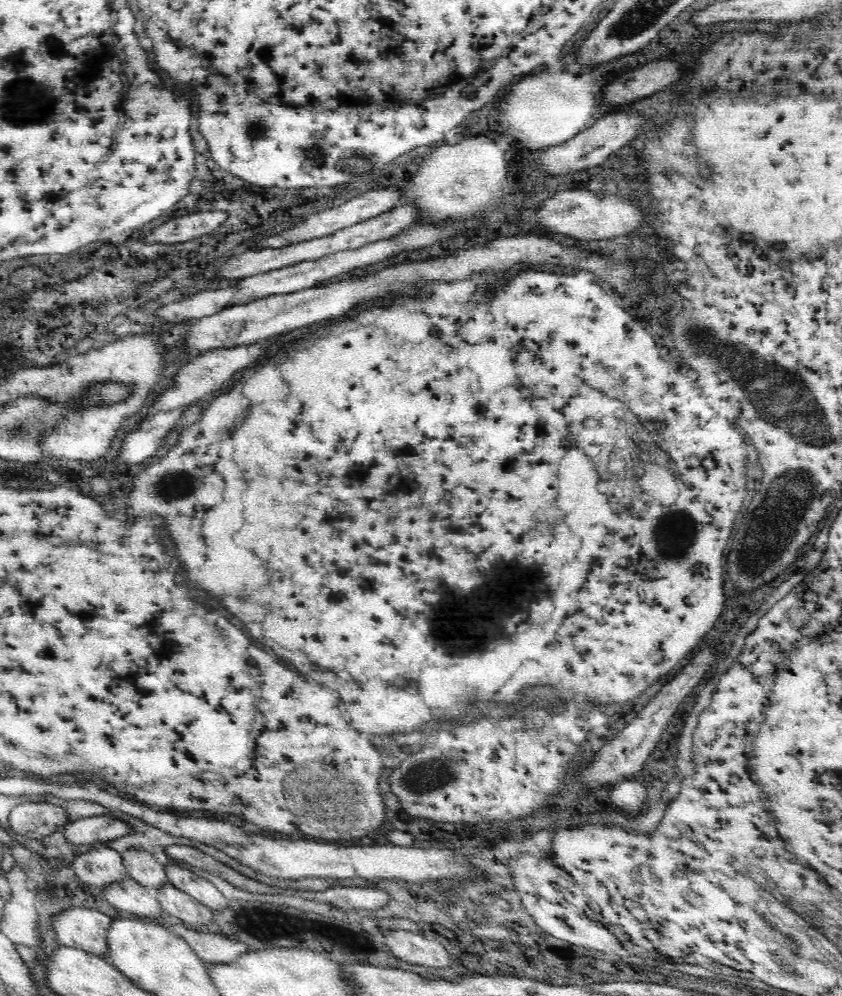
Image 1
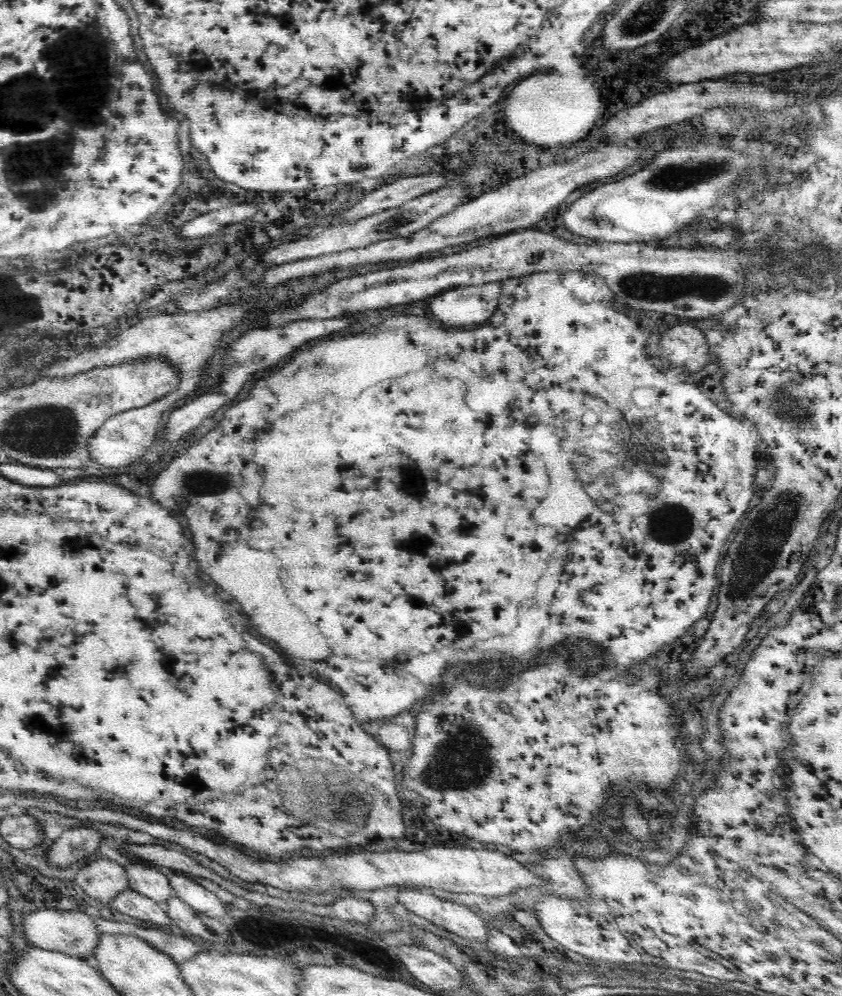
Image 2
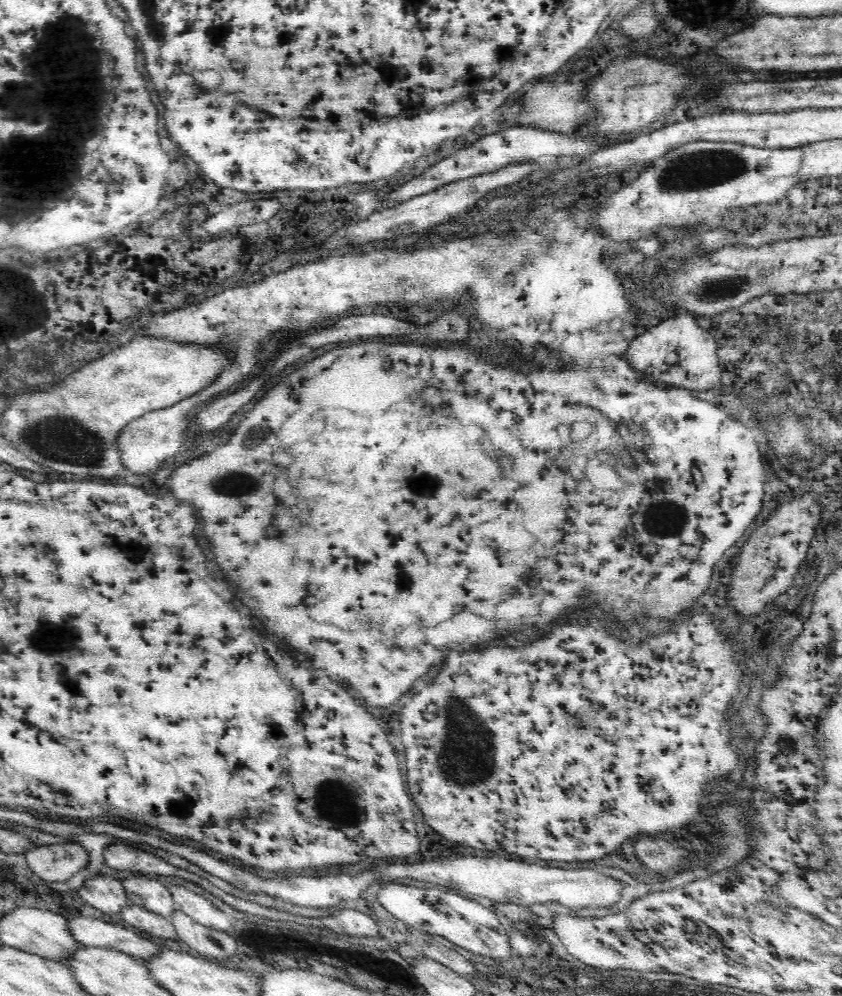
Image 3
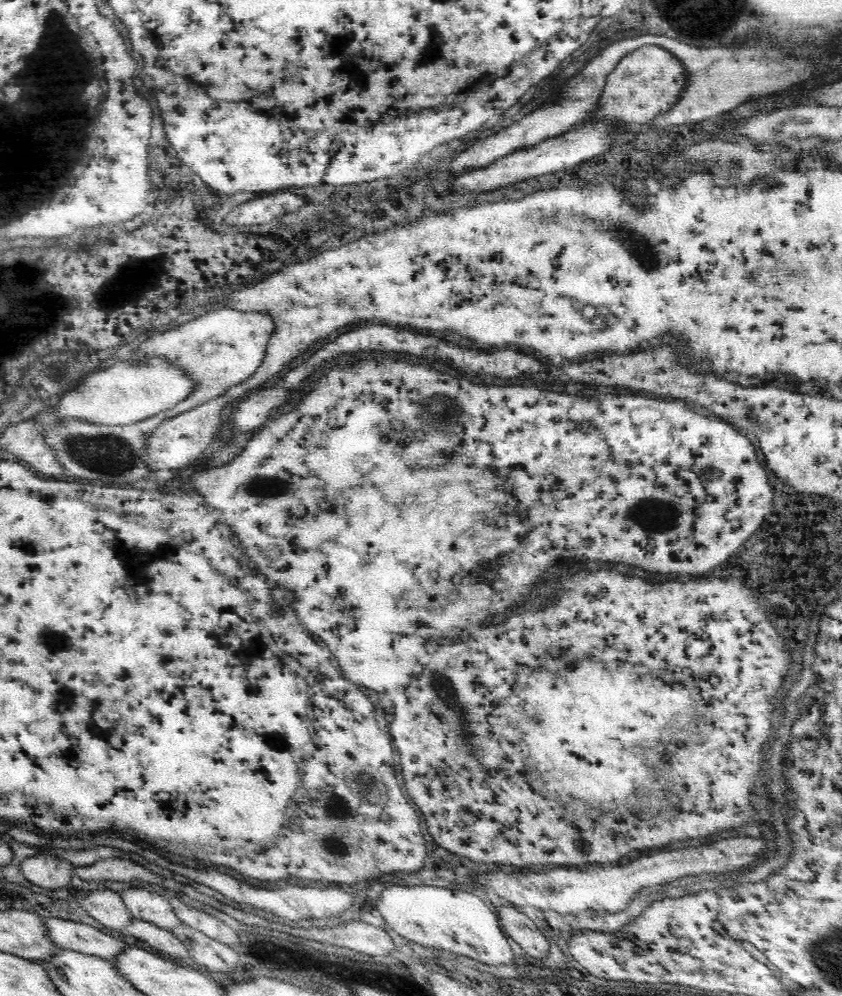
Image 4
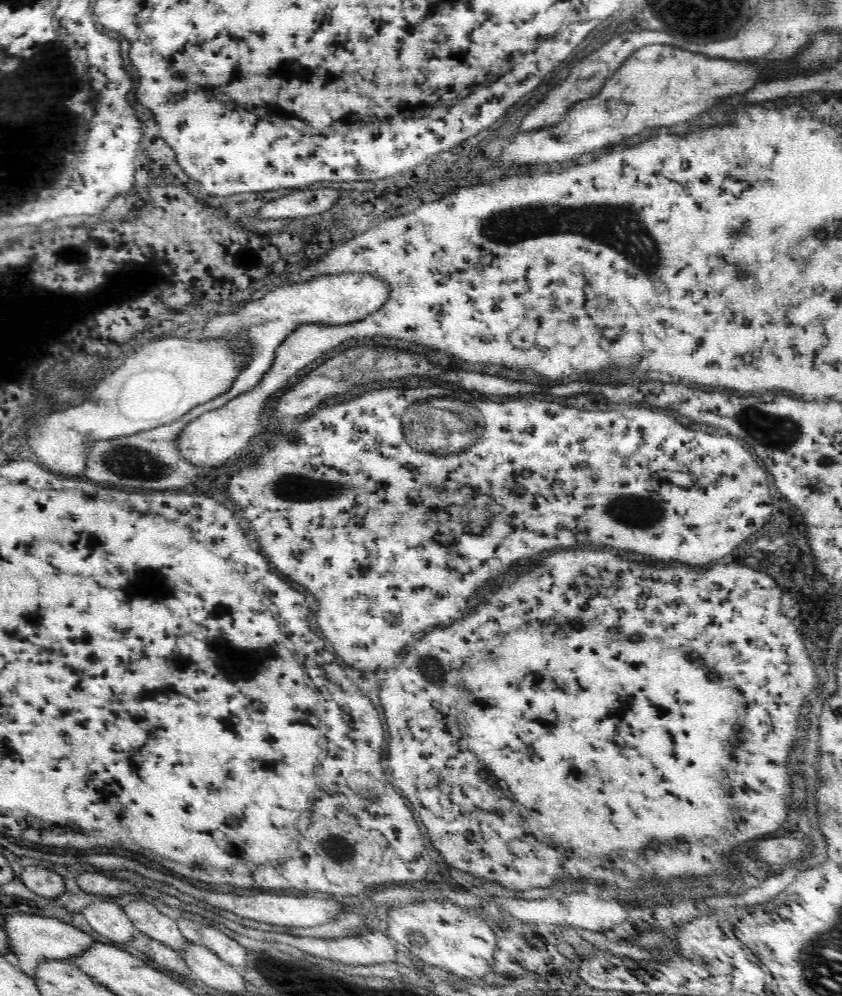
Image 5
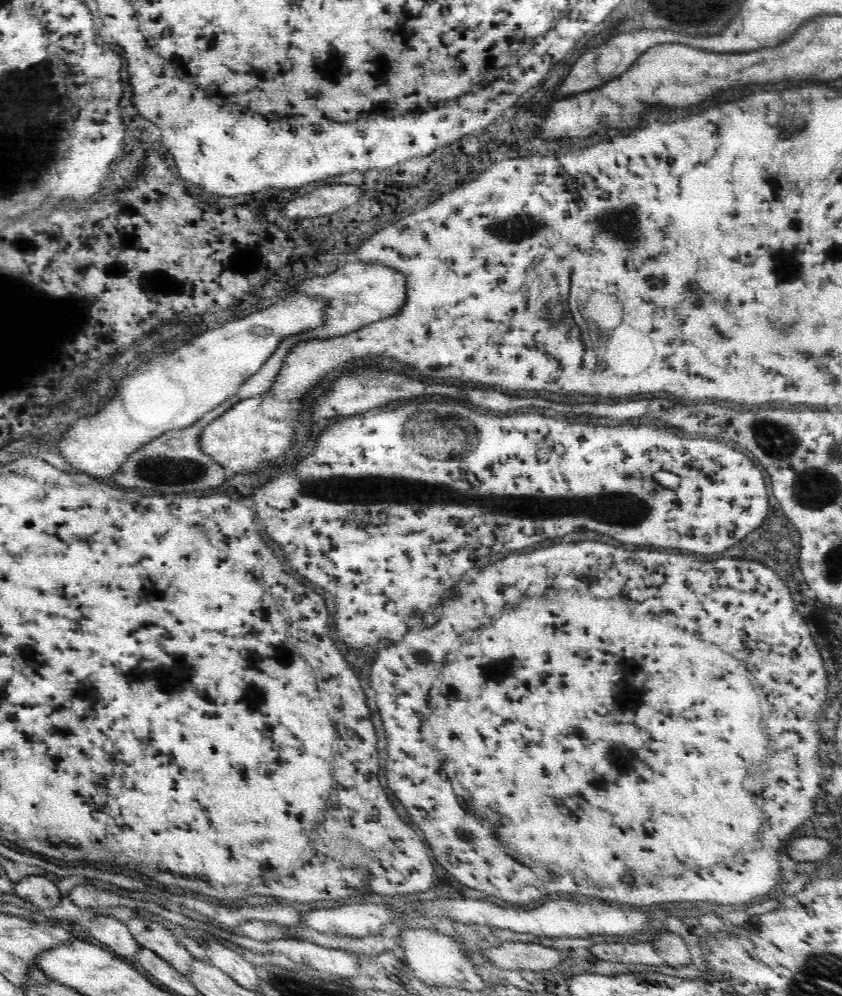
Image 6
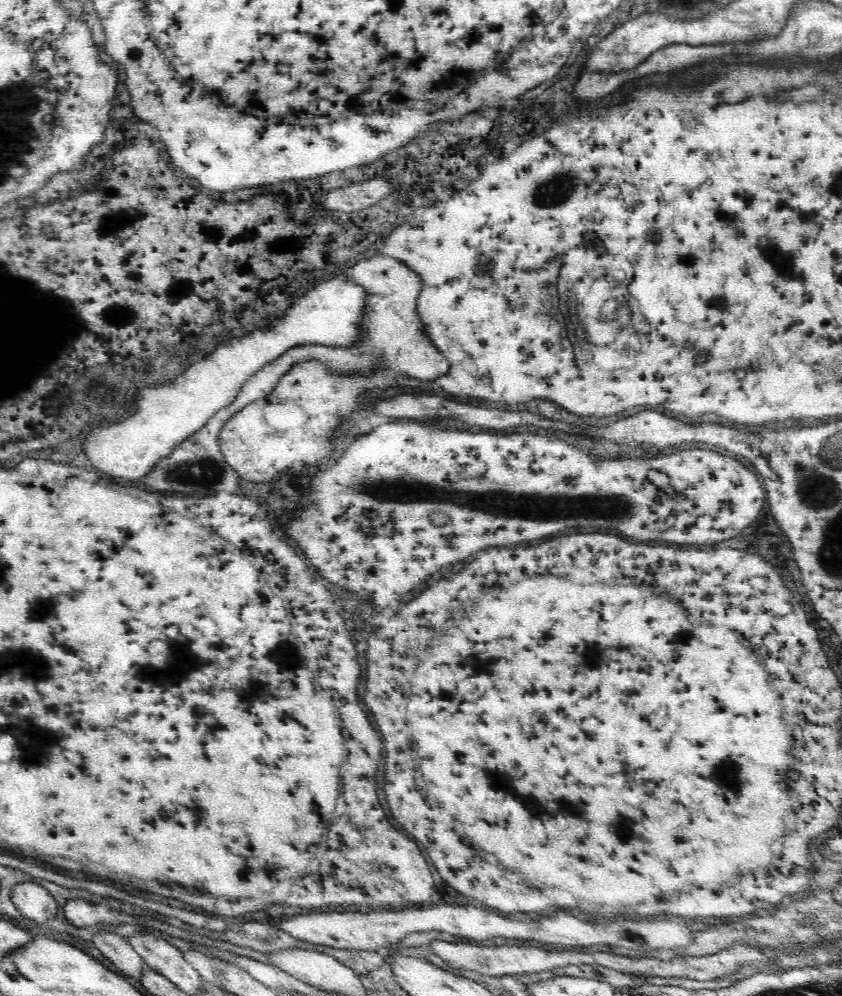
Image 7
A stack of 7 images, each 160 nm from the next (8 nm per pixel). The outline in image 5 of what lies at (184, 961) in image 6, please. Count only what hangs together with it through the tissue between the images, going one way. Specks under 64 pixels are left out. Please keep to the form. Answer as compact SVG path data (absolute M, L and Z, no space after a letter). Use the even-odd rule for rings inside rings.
M140 899L132 902L130 906L126 906L123 910L132 925L140 933L166 945L167 948L181 955L183 954L187 940L181 934L177 922L170 920L168 916L164 916L152 904L142 902Z

